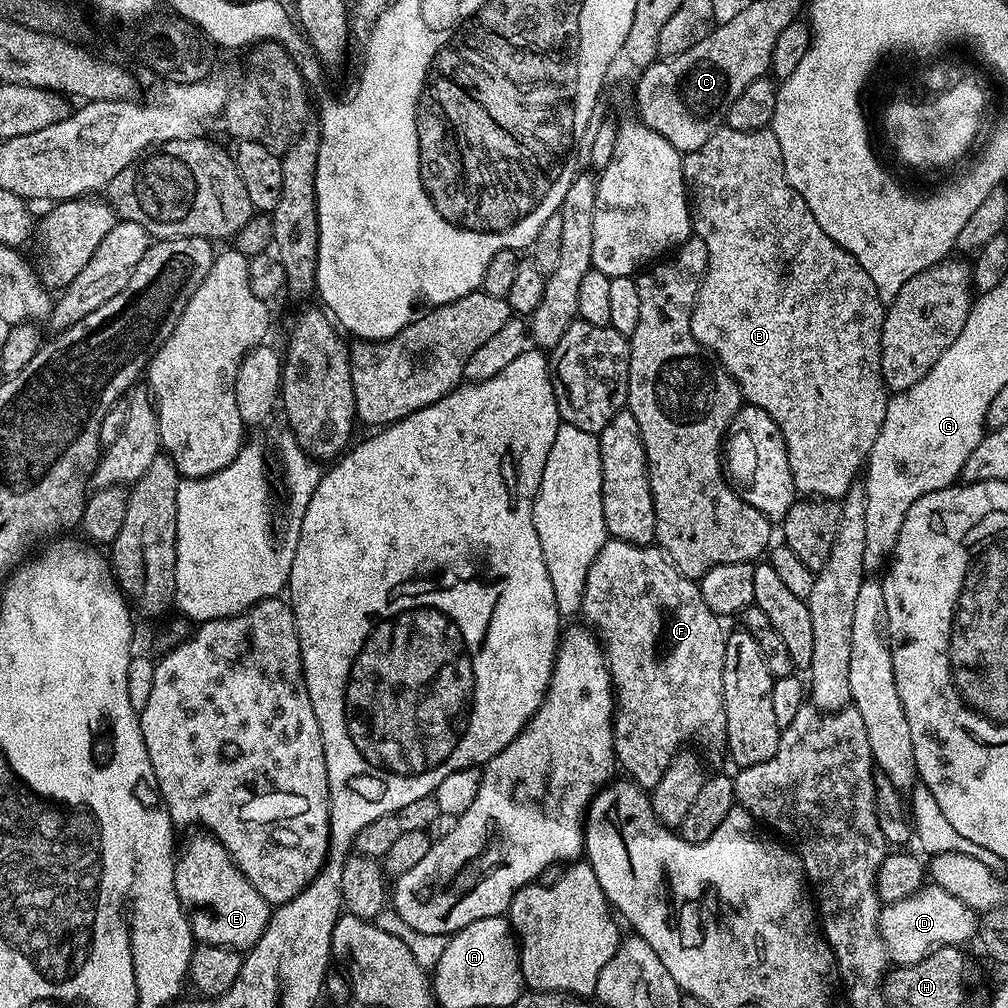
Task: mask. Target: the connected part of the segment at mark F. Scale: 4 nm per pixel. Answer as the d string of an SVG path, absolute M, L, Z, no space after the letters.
M609 538L598 550L596 561L590 566L586 574L586 584L584 586L584 597L580 607L582 616L589 620L587 623L594 629L603 649L604 656L608 659L608 669L612 675L612 687L614 689L614 715L612 717L612 737L614 738L614 750L621 769L625 768L627 775L634 783L641 788L650 790L662 778L664 768L674 753L687 740L692 740L697 736L704 744L709 744L712 748L723 749L726 744L726 710L724 709L724 699L722 698L722 658L726 654L726 628L723 628L721 617L716 616L710 606L700 593L699 583L691 580L689 576L684 576L676 568L675 564L664 554L664 549L659 546L649 546L646 544L627 544L621 540Z

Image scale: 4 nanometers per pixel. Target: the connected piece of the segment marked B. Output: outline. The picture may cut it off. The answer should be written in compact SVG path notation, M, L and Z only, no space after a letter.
M722 126L702 146L698 146L698 150L687 153L683 162L684 186L688 189L688 203L692 213L692 232L700 236L702 242L706 242L708 255L708 269L704 271L704 280L692 307L694 338L735 378L741 397L747 403L766 410L766 414L774 418L778 430L782 430L790 474L794 478L797 493L804 498L839 501L857 483L870 450L878 438L878 430L882 430L882 422L886 418L890 396L884 387L880 369L880 335L886 311L885 301L876 295L874 282L870 282L870 274L866 274L866 270L858 266L855 258L842 250L842 246L838 246L834 238L830 238L830 234L822 230L822 226L818 226L806 202L789 186L782 162L782 146L778 146L778 138L772 133L771 127L743 132Z

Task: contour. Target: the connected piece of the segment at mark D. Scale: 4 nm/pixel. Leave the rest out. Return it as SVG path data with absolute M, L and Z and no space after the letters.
M928 882L920 891L880 910L880 937L886 946L891 963L896 966L913 964L931 956L937 948L964 946L978 932L978 914L962 898L946 894L942 886Z

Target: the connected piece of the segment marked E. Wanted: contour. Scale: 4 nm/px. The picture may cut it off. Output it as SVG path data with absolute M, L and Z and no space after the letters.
M200 834L204 836L192 836L188 840L188 845L179 849L176 857L176 869L174 870L174 890L178 894L180 903L187 909L188 921L192 927L193 937L201 944L213 944L214 946L226 946L227 948L234 948L237 950L247 950L253 948L258 942L258 938L262 938L262 934L266 930L268 925L268 919L272 917L273 909L270 907L268 900L262 898L262 894L258 894L258 890L254 890L254 886L246 878L246 874L242 874L242 870L239 868L228 851L222 846L222 842L216 839L211 834Z

